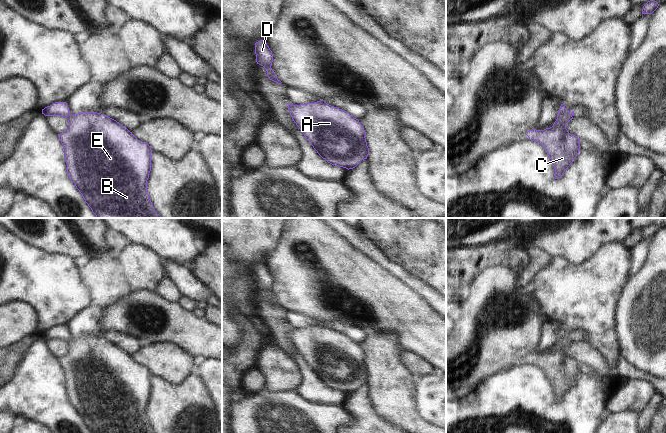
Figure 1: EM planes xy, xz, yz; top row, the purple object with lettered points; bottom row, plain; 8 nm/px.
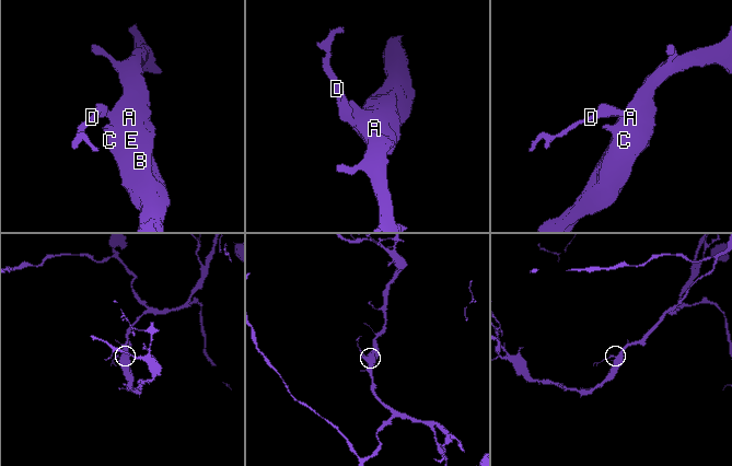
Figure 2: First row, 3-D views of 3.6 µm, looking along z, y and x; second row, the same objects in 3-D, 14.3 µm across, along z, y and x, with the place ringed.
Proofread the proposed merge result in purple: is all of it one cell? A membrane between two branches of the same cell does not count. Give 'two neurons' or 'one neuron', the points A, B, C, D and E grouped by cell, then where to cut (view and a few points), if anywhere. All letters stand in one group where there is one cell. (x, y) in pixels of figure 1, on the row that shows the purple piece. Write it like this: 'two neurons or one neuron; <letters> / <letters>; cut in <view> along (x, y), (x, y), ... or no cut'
two neurons; A B C E / D; cut in xy along (70, 115), (67, 118)

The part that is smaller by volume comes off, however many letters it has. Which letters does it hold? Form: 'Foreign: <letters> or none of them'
Foreign: D

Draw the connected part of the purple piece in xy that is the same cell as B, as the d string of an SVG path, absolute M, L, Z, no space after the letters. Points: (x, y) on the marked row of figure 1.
M84 112L70 115L67 119L68 129L58 134L65 149L67 173L96 217L161 218L147 193L147 180L151 171L151 147L138 140L125 126L104 114Z

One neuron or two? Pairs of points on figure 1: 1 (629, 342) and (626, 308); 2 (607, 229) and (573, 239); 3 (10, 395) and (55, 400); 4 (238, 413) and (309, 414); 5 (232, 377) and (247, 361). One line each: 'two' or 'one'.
1: one
2: one
3: one
4: one
5: one

